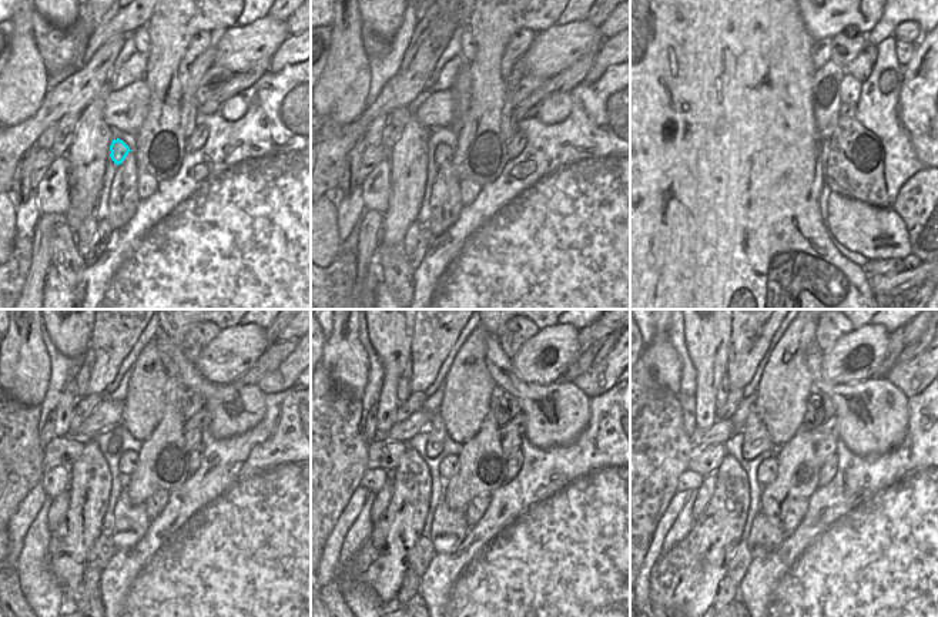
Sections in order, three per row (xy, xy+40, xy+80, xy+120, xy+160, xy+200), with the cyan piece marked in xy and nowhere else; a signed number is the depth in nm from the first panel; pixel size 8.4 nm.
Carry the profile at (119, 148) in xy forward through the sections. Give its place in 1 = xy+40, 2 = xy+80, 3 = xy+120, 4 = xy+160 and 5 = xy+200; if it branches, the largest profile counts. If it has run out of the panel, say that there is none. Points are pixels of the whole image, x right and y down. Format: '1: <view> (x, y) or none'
1: xy+40 (444, 153)
2: xy+80 (766, 146)
3: xy+120 (129, 460)
4: xy+160 (448, 466)
5: xy+200 (767, 470)

